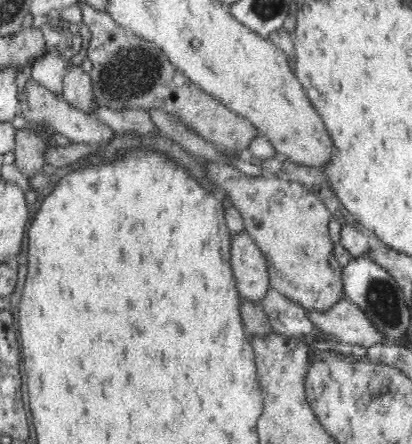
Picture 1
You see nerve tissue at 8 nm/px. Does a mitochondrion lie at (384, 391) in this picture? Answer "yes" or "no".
no

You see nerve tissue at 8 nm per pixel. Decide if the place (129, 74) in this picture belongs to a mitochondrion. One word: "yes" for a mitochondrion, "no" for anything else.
yes

